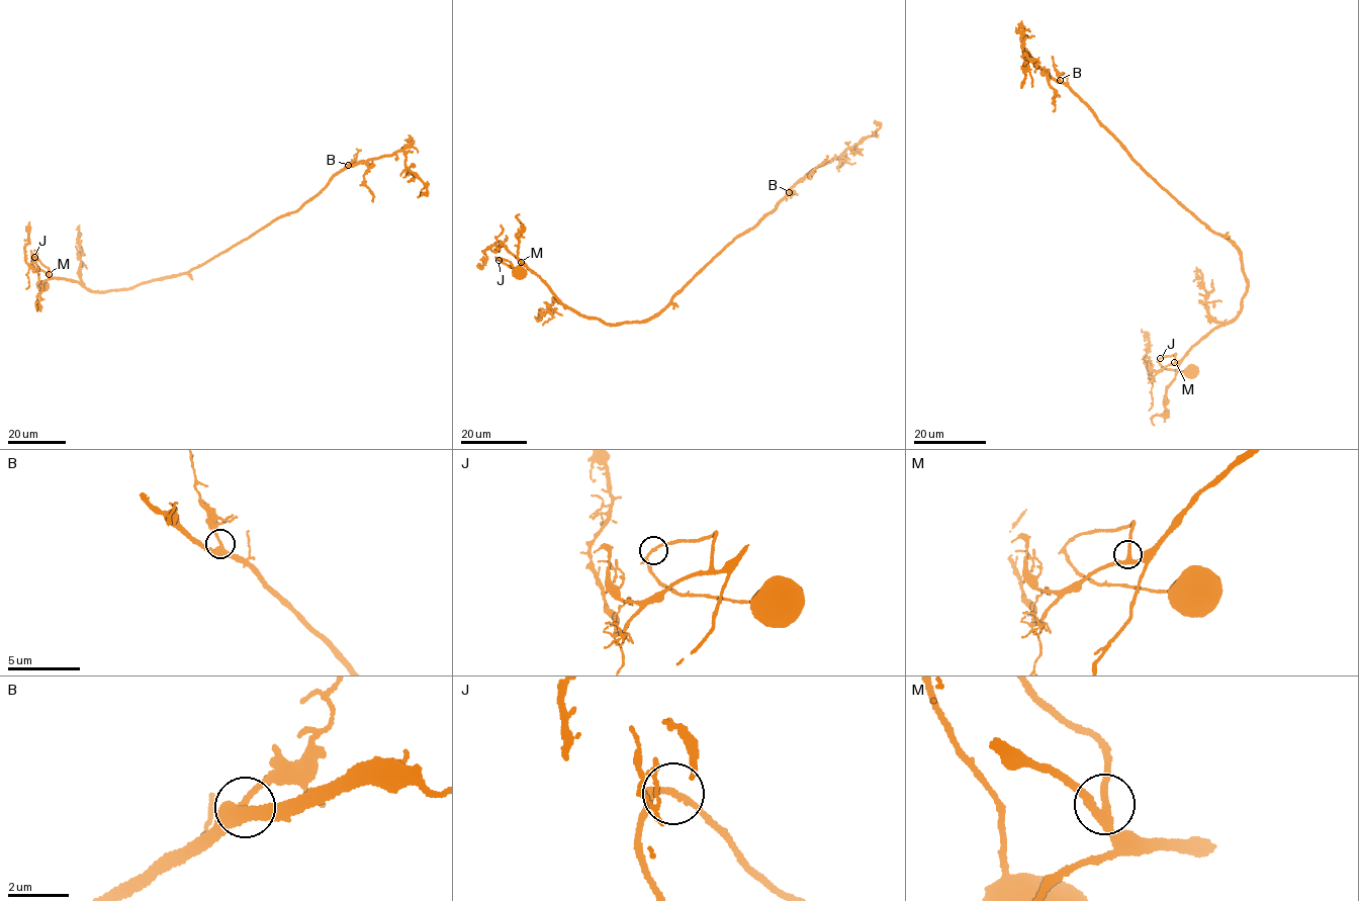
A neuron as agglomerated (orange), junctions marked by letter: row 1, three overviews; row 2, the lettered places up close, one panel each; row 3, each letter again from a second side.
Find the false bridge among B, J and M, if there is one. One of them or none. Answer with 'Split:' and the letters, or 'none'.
Split: none

